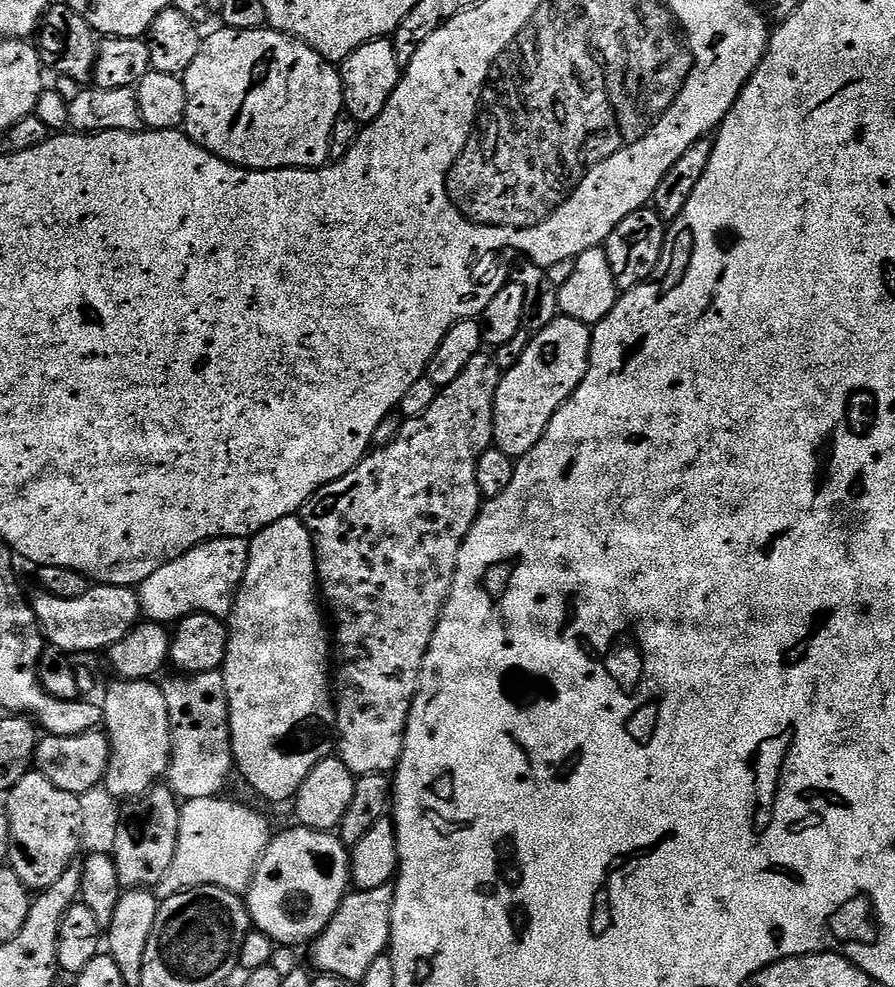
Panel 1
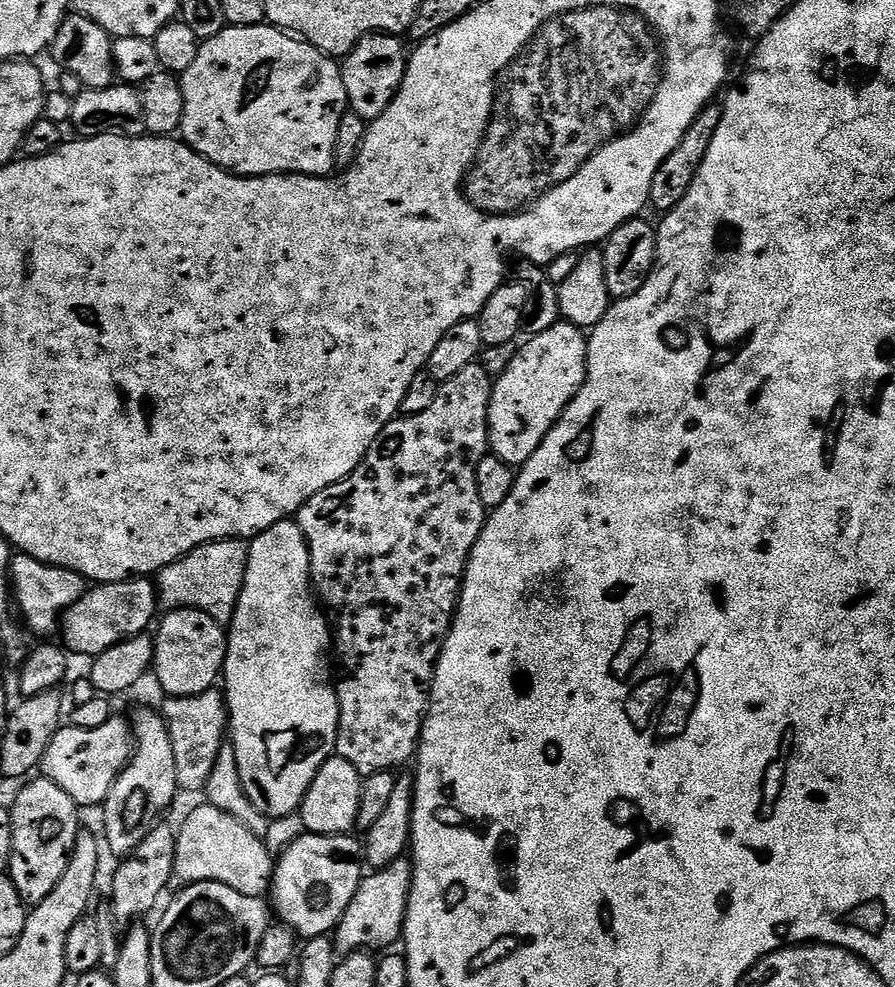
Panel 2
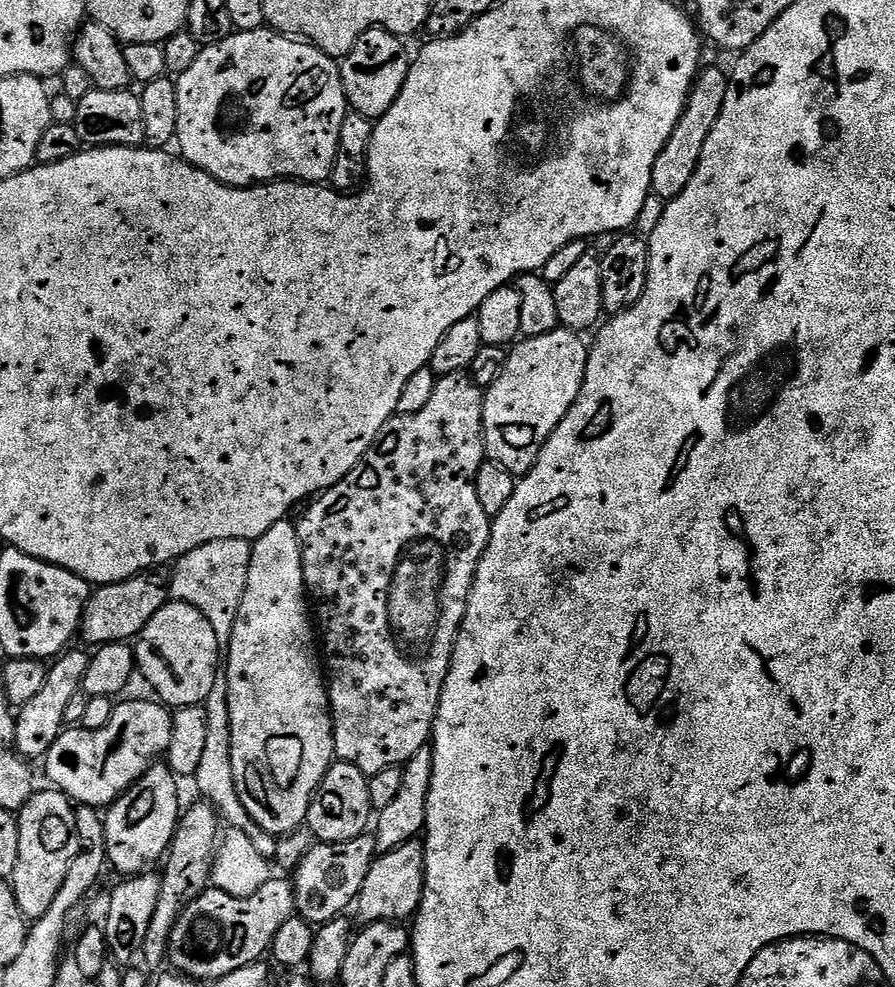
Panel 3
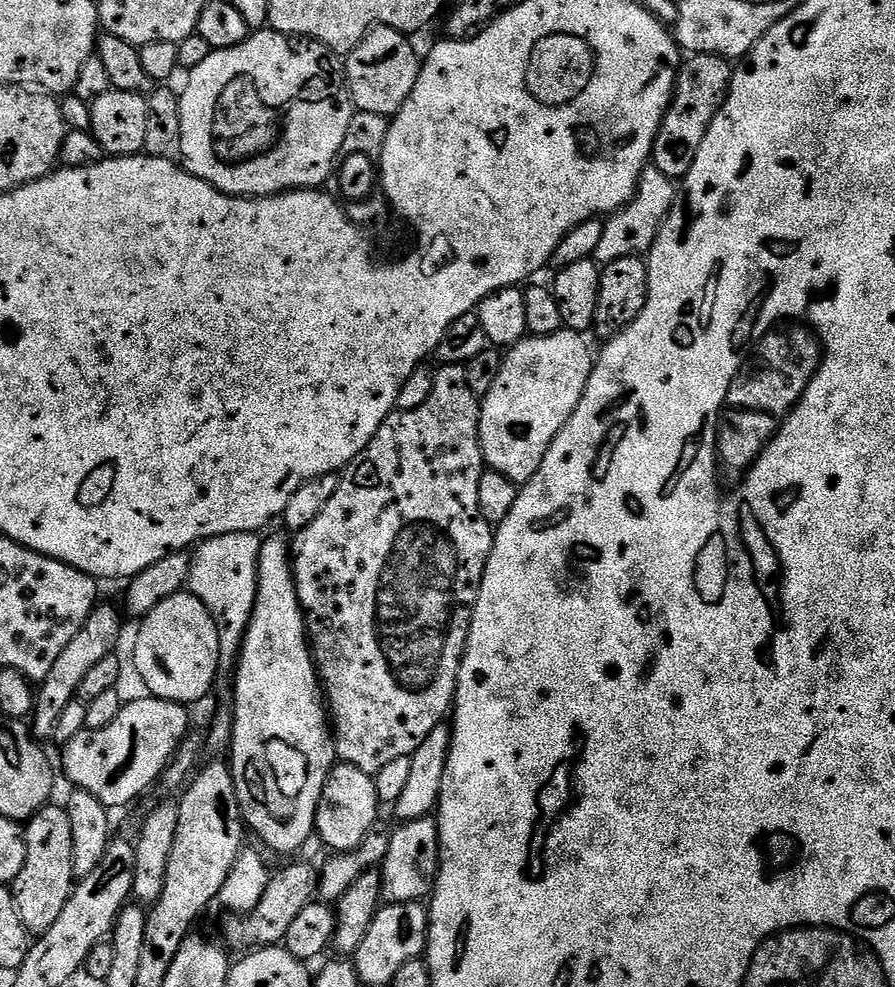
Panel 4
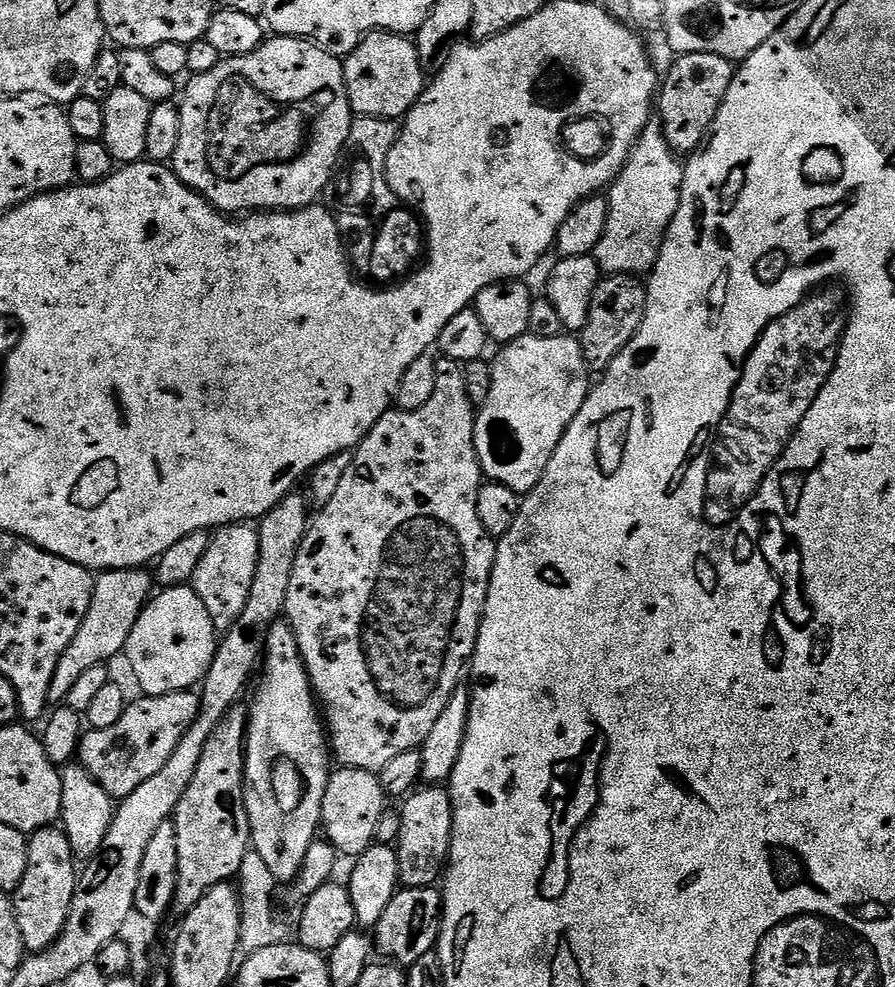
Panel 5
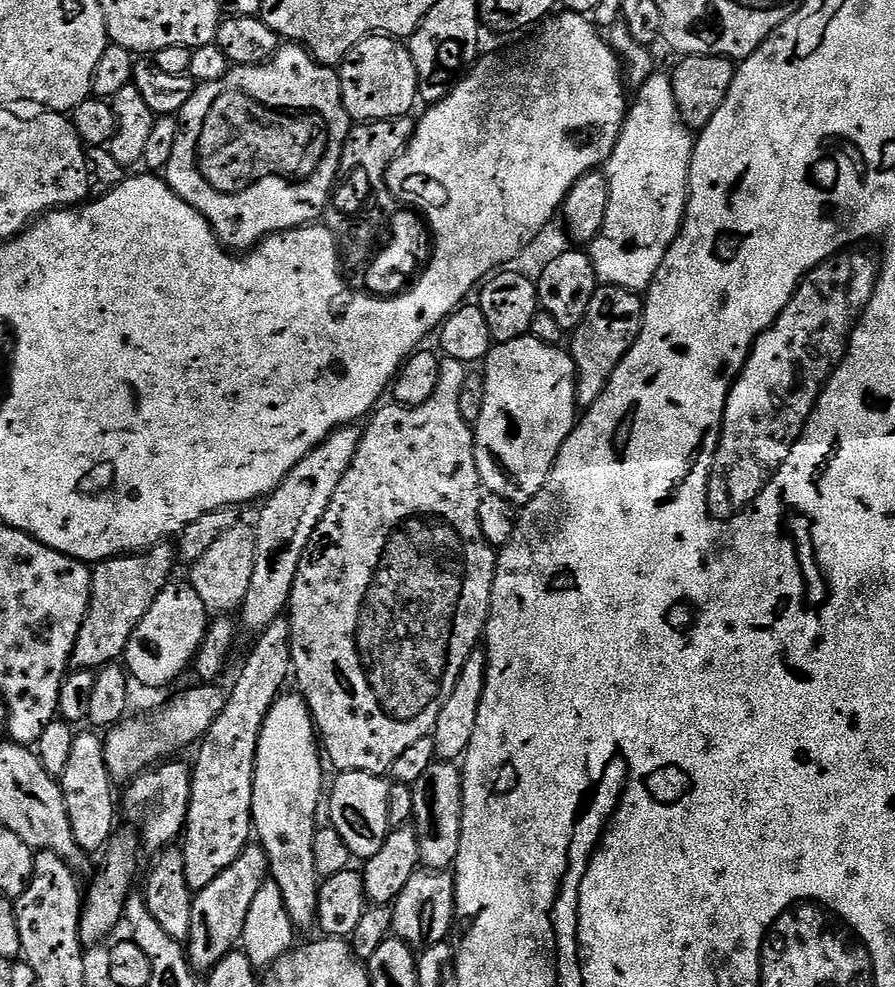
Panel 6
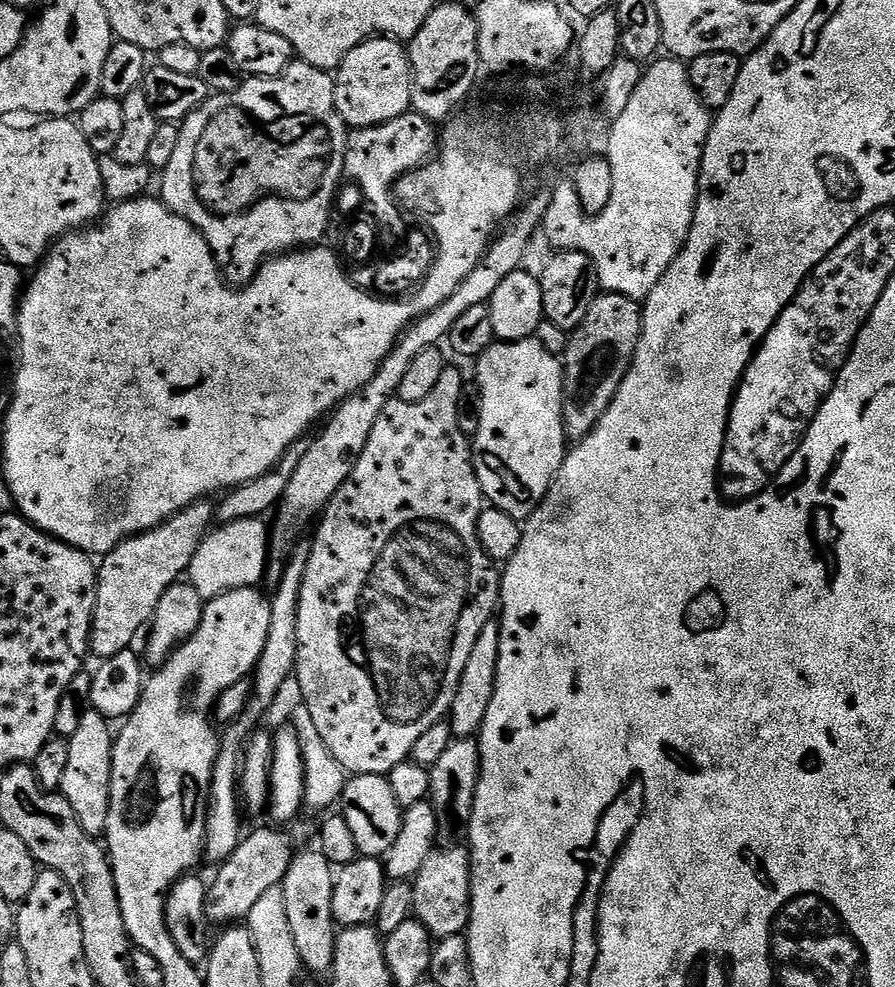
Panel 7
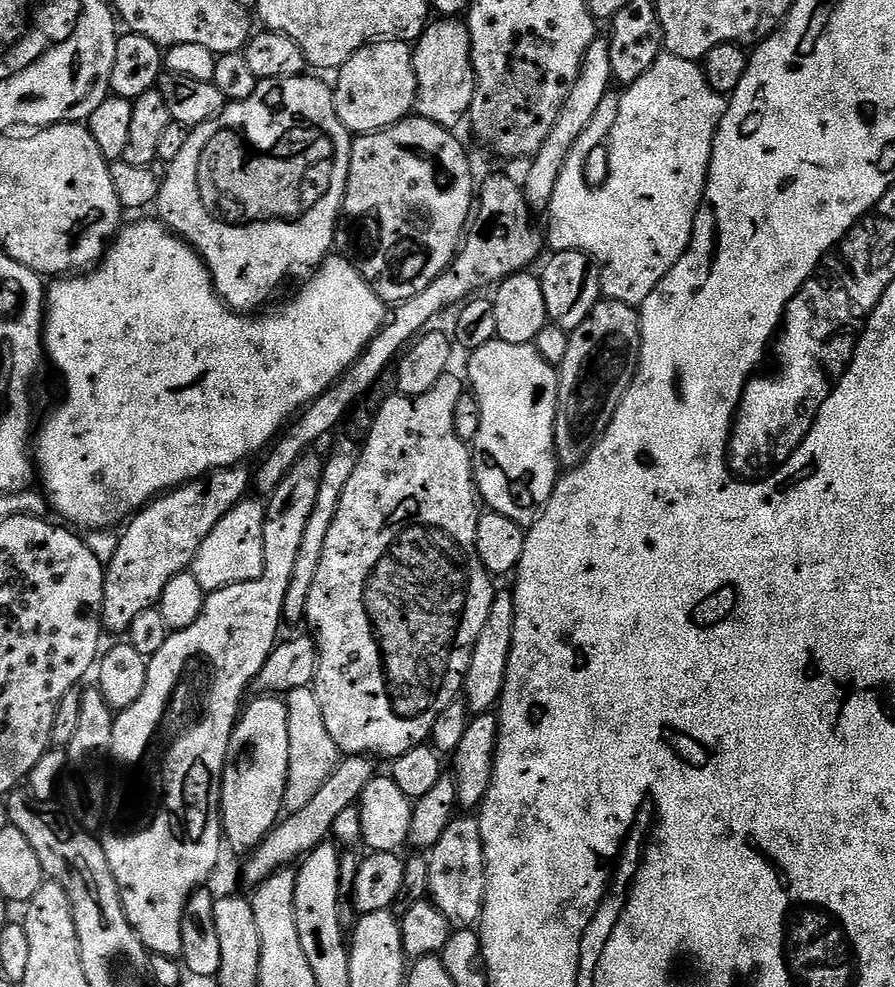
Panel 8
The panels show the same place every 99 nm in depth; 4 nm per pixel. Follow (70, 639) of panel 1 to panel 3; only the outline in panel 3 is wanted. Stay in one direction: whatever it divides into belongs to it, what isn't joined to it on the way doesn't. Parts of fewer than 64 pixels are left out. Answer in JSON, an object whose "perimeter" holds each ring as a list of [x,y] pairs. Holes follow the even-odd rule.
{"perimeter":[[[147,575],[132,576],[129,580],[123,580],[117,584],[102,584],[93,591],[92,596],[88,599],[88,605],[84,611],[84,621],[80,624],[79,635],[84,636],[84,640],[91,646],[99,646],[101,644],[123,644],[132,642],[139,637],[146,625],[150,622],[150,618],[154,618],[154,614],[158,614],[158,610],[162,610],[162,606],[169,603],[170,592],[167,587],[164,588],[156,580],[147,580]]]}

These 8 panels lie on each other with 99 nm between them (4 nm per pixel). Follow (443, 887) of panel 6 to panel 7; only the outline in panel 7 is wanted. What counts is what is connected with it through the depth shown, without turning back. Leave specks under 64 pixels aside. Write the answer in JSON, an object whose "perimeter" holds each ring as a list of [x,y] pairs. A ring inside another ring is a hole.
{"perimeter":[[[440,846],[422,862],[422,870],[414,878],[415,919],[426,926],[436,940],[459,936],[467,929],[472,909],[472,862],[464,846]]]}

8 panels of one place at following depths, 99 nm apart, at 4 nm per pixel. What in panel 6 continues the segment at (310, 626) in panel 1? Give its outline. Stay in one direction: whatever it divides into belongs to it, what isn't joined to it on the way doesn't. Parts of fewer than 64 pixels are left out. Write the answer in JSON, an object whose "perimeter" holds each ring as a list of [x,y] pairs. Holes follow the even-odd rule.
{"perimeter":[[[281,694],[274,702],[270,714],[266,714],[266,722],[262,726],[262,734],[258,738],[256,769],[254,770],[254,798],[252,799],[252,826],[260,847],[268,856],[270,879],[278,886],[278,890],[282,890],[282,902],[286,902],[286,910],[290,914],[292,924],[297,930],[315,929],[320,915],[318,898],[322,877],[314,866],[314,834],[318,827],[316,811],[319,808],[321,811],[322,797],[326,792],[325,765],[322,763],[322,748],[318,743],[318,733],[316,725],[312,722],[312,711],[308,709],[308,703],[299,694],[288,695]]]}

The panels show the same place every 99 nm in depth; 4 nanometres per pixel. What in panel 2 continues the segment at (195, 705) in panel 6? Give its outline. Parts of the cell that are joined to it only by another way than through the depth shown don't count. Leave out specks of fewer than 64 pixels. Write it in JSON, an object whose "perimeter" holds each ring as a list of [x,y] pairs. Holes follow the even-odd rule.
{"perimeter":[[[114,714],[97,728],[61,727],[46,750],[42,772],[47,779],[62,786],[78,806],[103,805],[118,774],[133,755],[132,725],[125,717],[123,720],[120,714]]]}

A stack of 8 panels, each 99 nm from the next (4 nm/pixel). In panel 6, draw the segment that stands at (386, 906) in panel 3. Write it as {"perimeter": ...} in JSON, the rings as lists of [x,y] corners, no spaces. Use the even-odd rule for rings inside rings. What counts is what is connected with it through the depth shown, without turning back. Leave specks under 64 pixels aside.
{"perimeter":[[[437,762],[418,778],[418,782],[411,785],[414,794],[414,810],[411,823],[416,829],[418,846],[420,847],[421,865],[429,872],[448,872],[455,865],[458,858],[458,846],[462,842],[462,786],[464,778],[461,769],[452,762]]]}

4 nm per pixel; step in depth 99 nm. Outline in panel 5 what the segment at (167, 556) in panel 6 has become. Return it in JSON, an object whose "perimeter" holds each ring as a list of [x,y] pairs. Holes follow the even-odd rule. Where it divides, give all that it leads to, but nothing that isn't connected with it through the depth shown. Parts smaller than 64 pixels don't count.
{"perimeter":[[[144,568],[101,572],[95,577],[95,582],[90,598],[90,610],[86,610],[86,618],[82,618],[82,626],[78,626],[74,642],[70,642],[70,646],[66,646],[66,654],[58,658],[58,666],[50,682],[49,705],[63,705],[66,694],[70,694],[70,689],[74,687],[78,677],[90,670],[90,666],[108,664],[116,655],[119,657],[123,653],[130,638],[130,630],[134,630],[134,622],[138,622],[140,613],[154,592],[153,573]]]}

